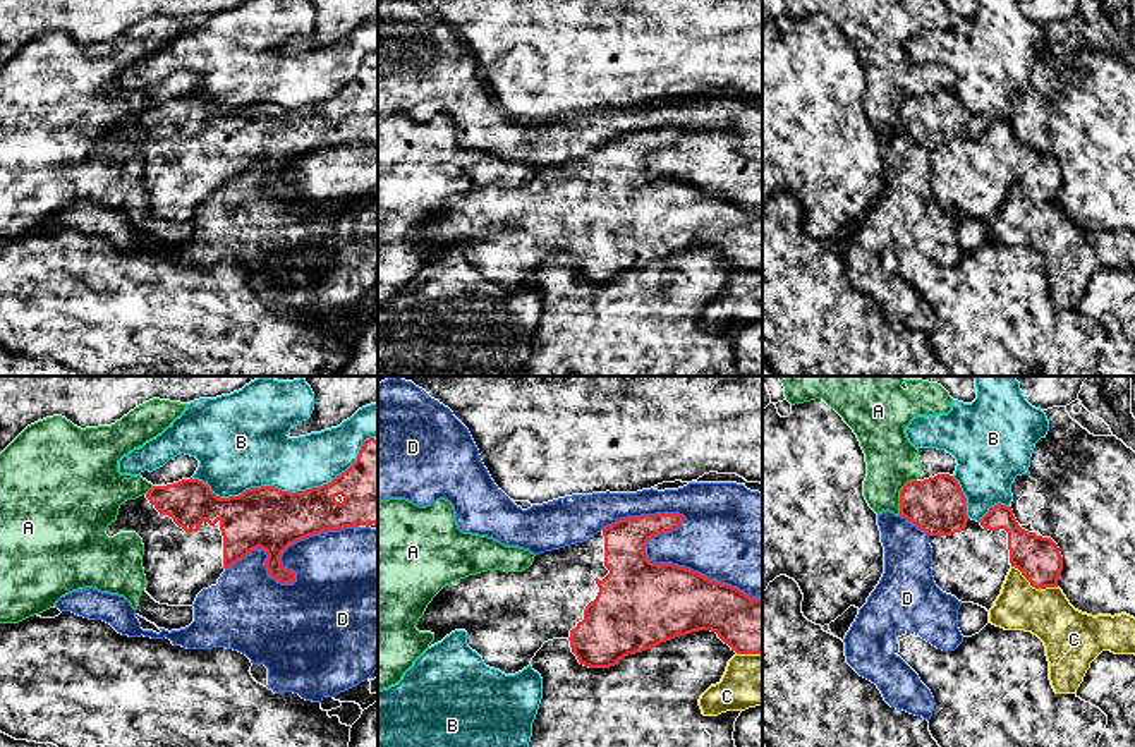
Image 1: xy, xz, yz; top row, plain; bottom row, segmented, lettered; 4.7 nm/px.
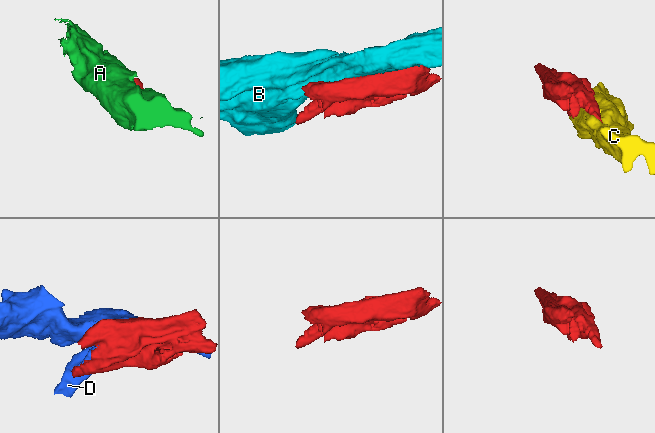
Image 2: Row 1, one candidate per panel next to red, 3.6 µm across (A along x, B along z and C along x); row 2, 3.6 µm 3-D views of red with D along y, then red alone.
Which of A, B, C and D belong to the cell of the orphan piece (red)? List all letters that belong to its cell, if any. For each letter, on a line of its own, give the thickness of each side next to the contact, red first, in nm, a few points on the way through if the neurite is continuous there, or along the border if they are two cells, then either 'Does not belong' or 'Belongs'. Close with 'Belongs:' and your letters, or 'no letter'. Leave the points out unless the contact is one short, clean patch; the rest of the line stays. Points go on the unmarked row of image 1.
A: Thickness 260 nm (red) against 240 nm. Does not belong
B: Thickness 300 nm (red) against 340 nm. Does not belong
C: Thickness 200 nm (red) against 220 nm. Does not belong
D: Thickness 380 nm (red) against 240 nm. Does not belong
Belongs: no letter

